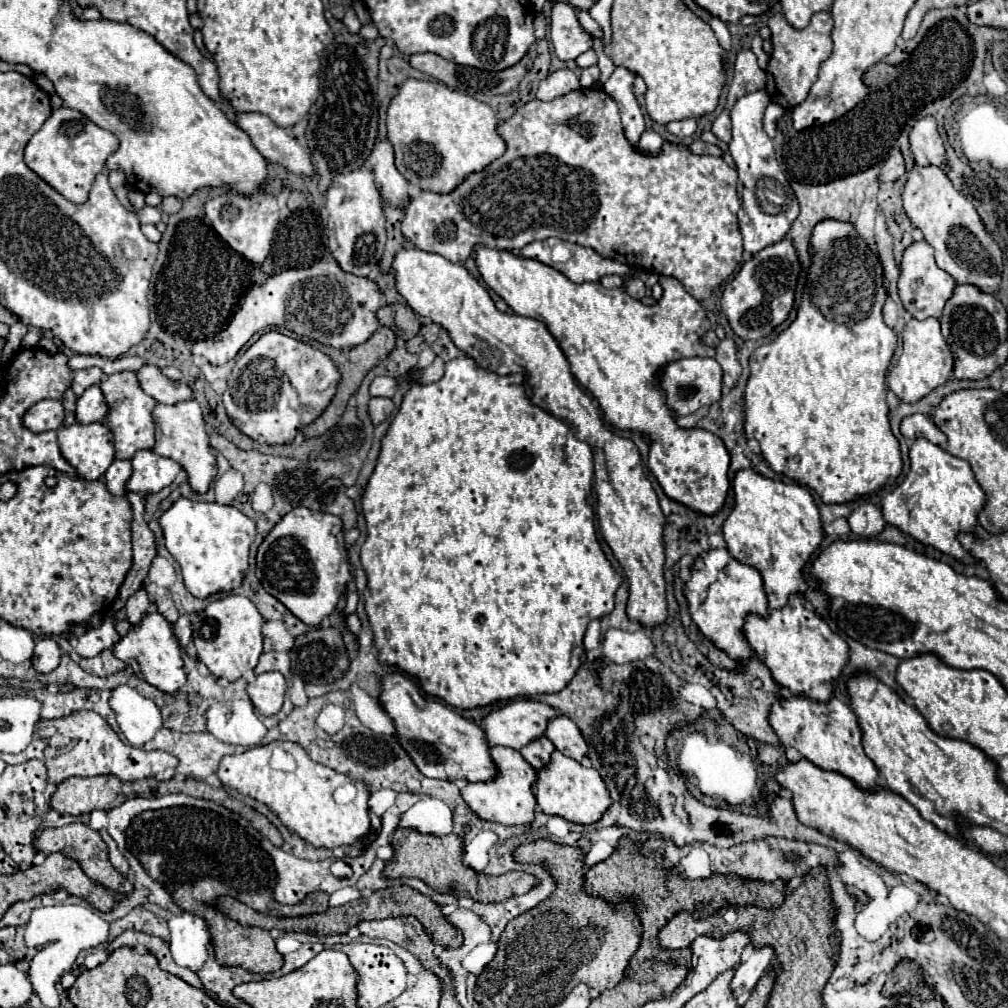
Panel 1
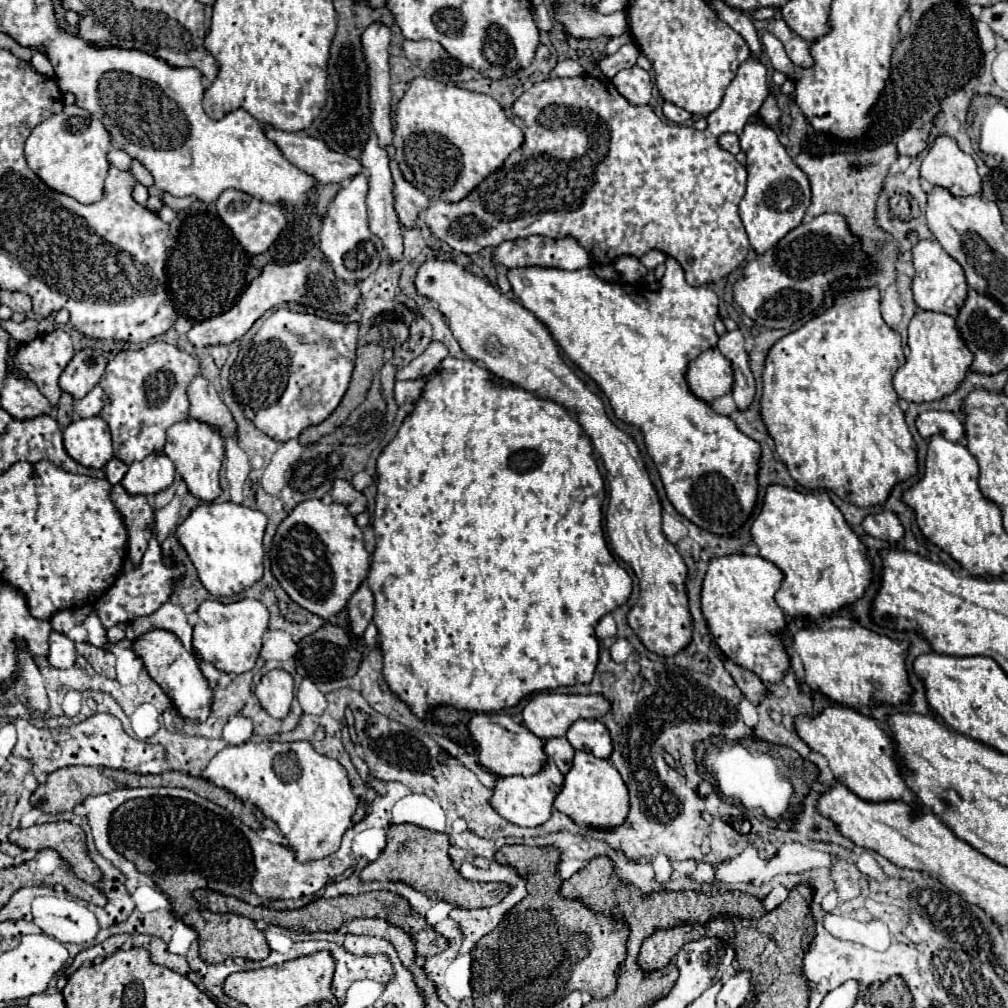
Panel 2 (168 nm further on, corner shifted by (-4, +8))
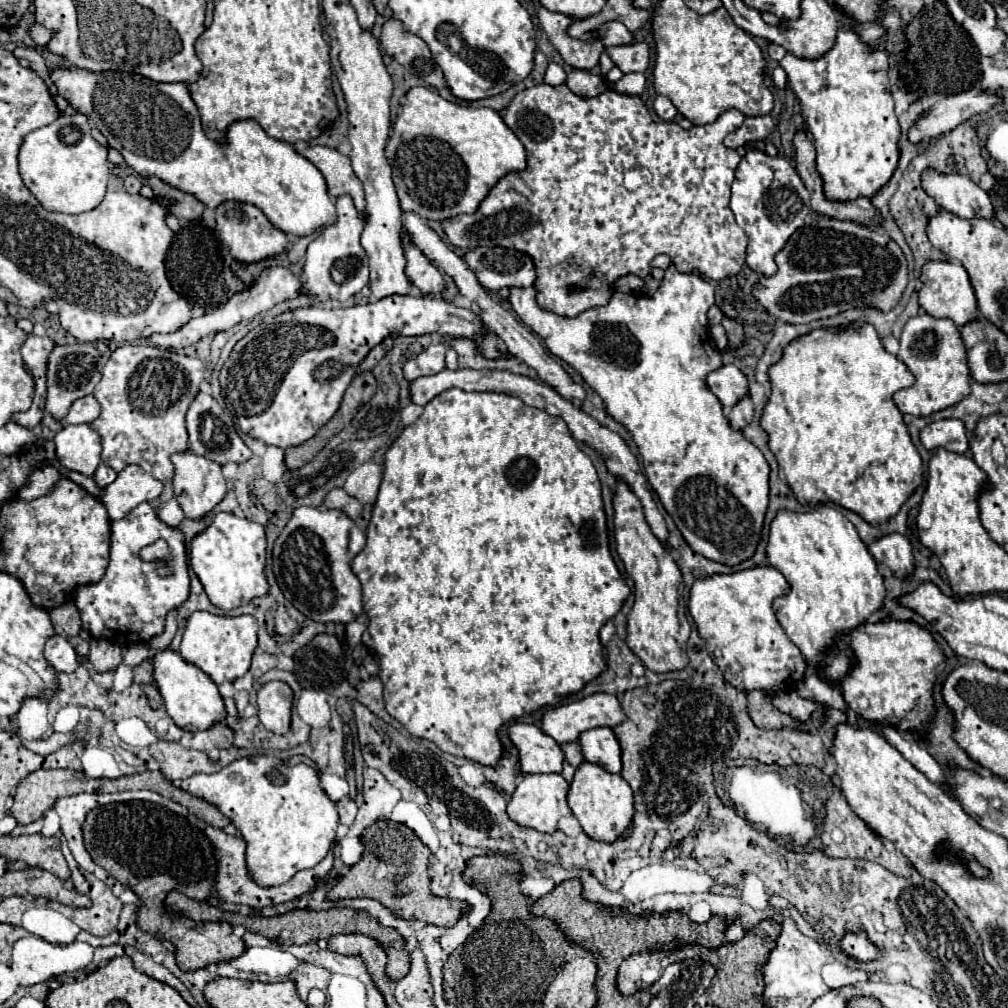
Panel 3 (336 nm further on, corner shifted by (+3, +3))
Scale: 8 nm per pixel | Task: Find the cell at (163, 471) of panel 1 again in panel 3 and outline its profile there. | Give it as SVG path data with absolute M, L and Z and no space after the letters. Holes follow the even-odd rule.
M126 466L118 478L104 488L100 502L106 506L112 520L124 518L140 502L152 502L162 494L162 482L146 474L140 466Z

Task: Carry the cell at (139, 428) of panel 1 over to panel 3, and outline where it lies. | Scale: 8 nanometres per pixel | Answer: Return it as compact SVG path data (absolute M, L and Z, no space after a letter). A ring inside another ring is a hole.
M124 344L116 348L104 366L102 380L94 388L94 398L102 406L102 412L90 426L102 438L102 462L114 468L116 472L124 470L130 464L138 464L160 482L172 480L174 466L170 462L170 456L188 450L188 432L184 416L190 404L194 402L202 380L204 380L204 362L184 352L166 350L158 346L142 346L142 344Z

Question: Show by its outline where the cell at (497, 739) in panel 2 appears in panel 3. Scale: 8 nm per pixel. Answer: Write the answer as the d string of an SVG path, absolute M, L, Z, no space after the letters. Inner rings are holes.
M516 722L510 726L510 738L520 750L520 768L526 774L562 772L562 746L542 732L540 726Z

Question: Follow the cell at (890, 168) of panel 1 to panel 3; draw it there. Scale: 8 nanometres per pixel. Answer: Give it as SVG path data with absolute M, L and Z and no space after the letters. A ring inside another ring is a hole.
M968 90L956 96L948 96L934 104L924 118L920 118L908 132L912 142L920 142L924 138L940 136L968 118L988 112L992 106L1002 104L1002 98L990 90Z

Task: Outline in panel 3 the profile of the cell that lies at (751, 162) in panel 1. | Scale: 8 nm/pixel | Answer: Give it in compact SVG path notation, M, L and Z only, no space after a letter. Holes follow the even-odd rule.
M750 150L738 164L730 208L738 226L748 236L746 264L760 276L772 276L778 270L774 256L804 224L810 212L810 194L798 172L784 158L770 158L760 150Z

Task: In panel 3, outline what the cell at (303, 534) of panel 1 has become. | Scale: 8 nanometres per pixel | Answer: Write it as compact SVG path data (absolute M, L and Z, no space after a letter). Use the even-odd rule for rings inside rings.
M296 508L272 550L280 590L310 620L342 624L356 620L362 614L362 590L350 562L364 544L364 532L342 510Z

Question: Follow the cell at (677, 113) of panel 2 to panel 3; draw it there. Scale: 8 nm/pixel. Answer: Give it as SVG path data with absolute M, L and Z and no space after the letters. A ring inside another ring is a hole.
M656 96L656 100L654 100L654 112L662 120L674 120L674 116L676 116L676 108L674 108L674 104L666 96Z

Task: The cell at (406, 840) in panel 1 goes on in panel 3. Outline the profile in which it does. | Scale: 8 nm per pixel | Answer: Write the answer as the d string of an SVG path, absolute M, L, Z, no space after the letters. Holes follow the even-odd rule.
M378 820L364 830L362 844L364 844L362 858L326 894L328 900L372 898L386 906L390 912L394 912L398 918L422 920L426 924L444 928L454 926L454 922L458 922L462 910L466 910L466 904L454 902L450 898L434 898L434 894L430 894L430 876L428 876L430 850L406 824Z

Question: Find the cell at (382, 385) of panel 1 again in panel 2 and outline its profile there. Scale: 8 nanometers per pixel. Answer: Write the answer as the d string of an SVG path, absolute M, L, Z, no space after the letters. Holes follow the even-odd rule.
M433 341L417 359L413 359L407 367L399 369L397 375L395 375L395 379L397 381L411 381L411 379L427 377L441 363L441 359L445 359L447 355L449 355L447 347L443 343Z

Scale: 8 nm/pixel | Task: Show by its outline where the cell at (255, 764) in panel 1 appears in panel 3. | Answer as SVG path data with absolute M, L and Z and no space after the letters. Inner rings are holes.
M254 756L240 758L214 774L194 774L182 780L180 788L216 806L236 826L240 838L246 842L246 868L250 872L250 878L258 886L266 888L288 882L296 872L316 866L328 854L338 826L338 810L318 784L320 778L316 776L316 770L306 764L288 766L284 764L284 760L272 756Z

